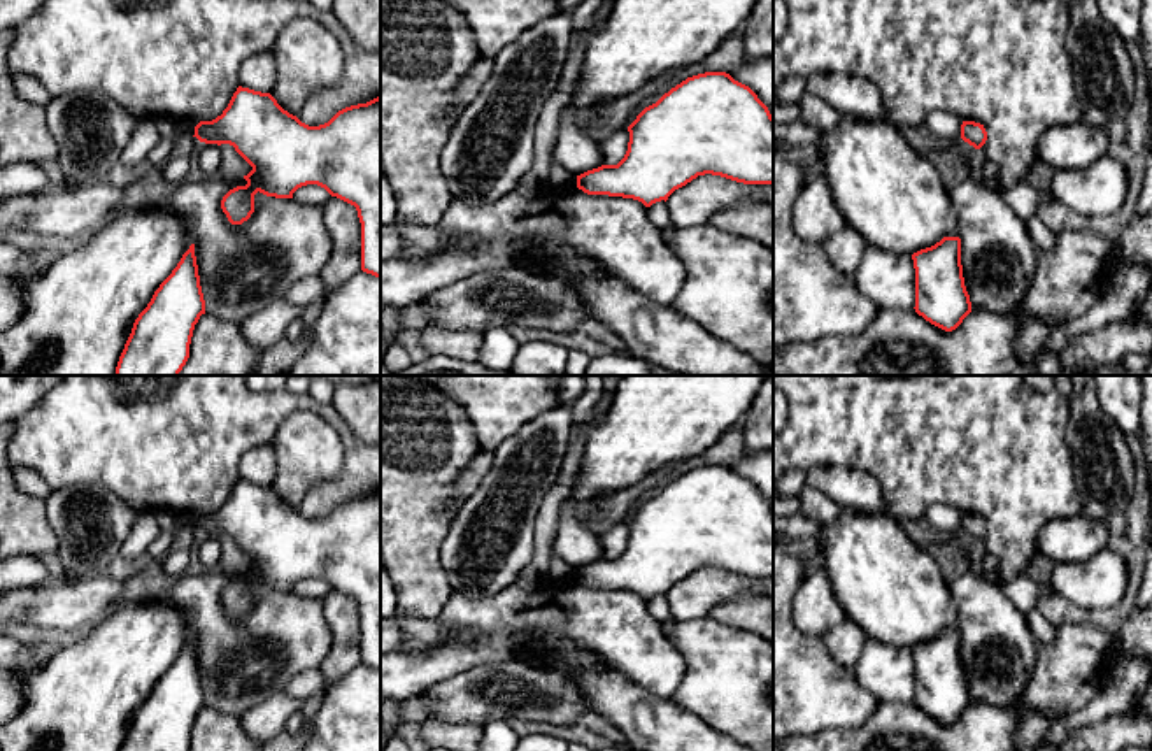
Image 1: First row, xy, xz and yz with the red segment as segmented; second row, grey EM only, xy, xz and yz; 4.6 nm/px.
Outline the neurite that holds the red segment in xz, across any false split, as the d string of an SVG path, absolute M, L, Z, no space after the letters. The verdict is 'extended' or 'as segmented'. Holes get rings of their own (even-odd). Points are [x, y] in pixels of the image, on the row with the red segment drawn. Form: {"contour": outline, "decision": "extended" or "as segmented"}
{"contour": "M726 72L687 77L645 107L628 132L624 158L577 175L579 190L651 207L705 174L773 184L773 116Z", "decision": "as segmented"}

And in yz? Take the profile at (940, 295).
{"contour": "M943 237L912 254L915 268L915 312L952 332L971 312L961 265L961 239Z", "decision": "as segmented"}

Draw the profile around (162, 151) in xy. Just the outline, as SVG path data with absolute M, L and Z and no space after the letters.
M179 119L177 121L177 137L175 139L160 139L160 142L147 154L147 161L146 163L151 168L161 168L165 165L165 161L172 156L172 149L174 149L175 142L182 135L195 135L195 126L198 123L200 121L195 121L195 119Z

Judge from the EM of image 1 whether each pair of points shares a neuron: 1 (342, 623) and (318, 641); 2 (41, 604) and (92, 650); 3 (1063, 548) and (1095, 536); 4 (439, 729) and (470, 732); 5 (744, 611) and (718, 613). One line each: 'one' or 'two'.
1: two
2: two
3: one
4: one
5: one

